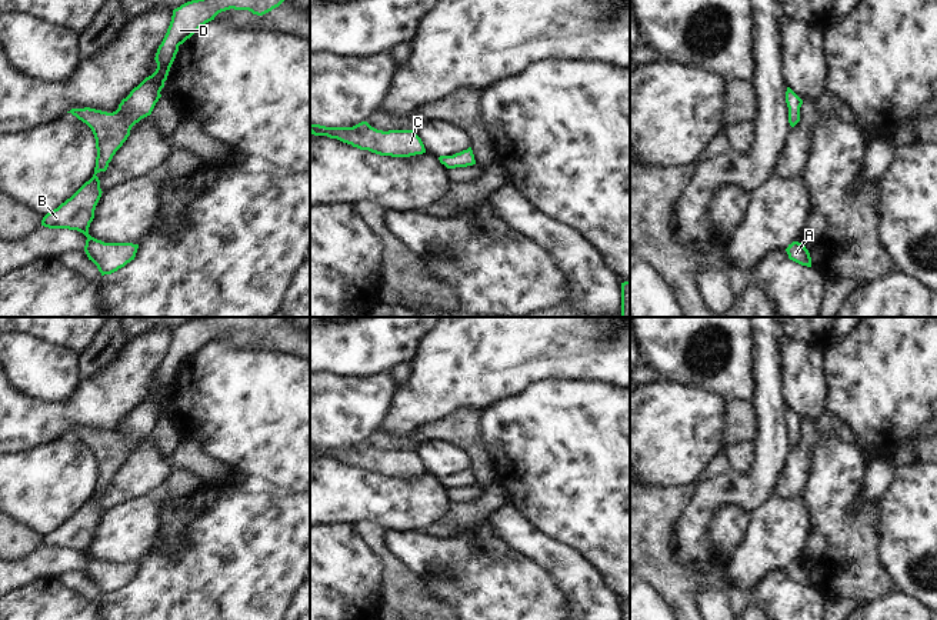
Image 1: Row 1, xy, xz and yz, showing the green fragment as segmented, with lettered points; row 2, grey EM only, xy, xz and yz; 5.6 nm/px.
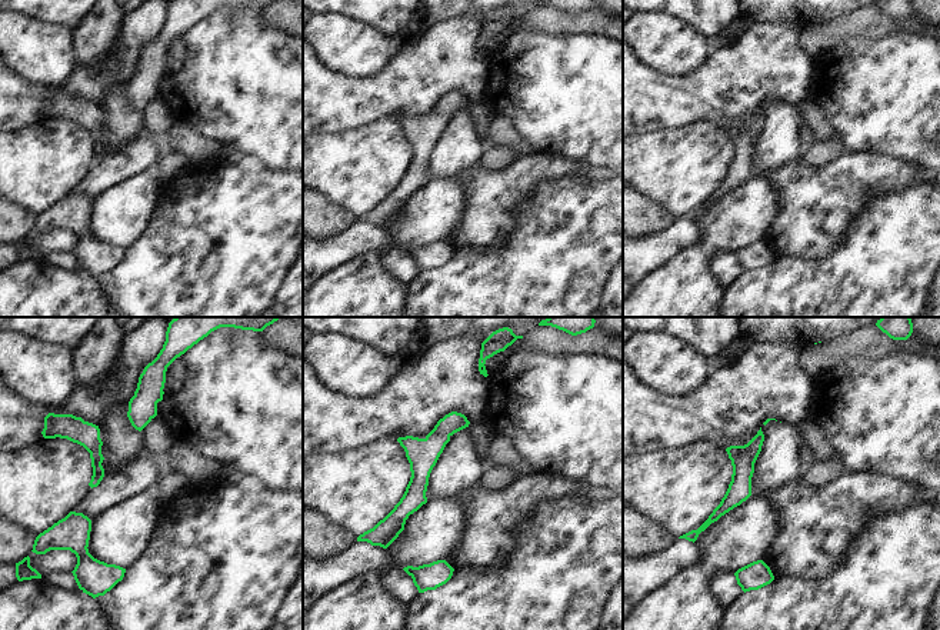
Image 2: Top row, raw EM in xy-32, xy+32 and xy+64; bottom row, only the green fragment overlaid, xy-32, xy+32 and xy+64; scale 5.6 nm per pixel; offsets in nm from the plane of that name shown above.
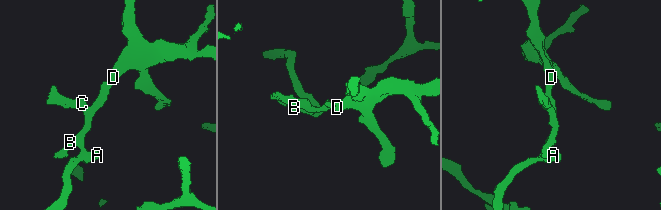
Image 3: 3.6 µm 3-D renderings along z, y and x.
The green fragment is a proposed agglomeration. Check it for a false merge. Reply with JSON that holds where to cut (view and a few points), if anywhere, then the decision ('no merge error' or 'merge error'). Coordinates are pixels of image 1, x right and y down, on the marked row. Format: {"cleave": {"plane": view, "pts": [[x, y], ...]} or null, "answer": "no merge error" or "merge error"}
{"cleave": null, "answer": "no merge error"}

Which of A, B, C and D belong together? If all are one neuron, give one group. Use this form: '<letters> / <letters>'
A B C D

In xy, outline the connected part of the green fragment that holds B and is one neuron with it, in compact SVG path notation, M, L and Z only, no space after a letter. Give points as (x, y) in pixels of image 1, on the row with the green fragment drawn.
M191 0L173 10L167 33L156 53L156 71L146 77L130 94L121 100L113 113L84 107L71 109L79 120L86 123L96 139L96 167L93 177L86 181L70 199L47 213L41 226L49 229L69 229L83 233L87 240L84 251L101 276L111 274L134 260L139 244L104 243L89 234L94 219L96 206L101 197L100 180L96 176L106 171L116 151L130 136L131 127L151 114L161 97L170 67L179 51L179 46L190 39L201 26L214 20L226 10L249 10L263 16L279 7L284 0Z

